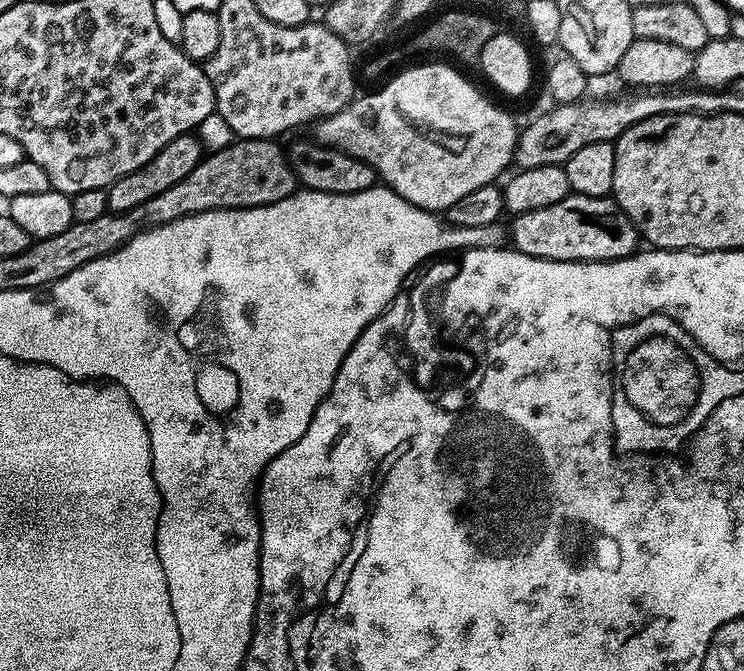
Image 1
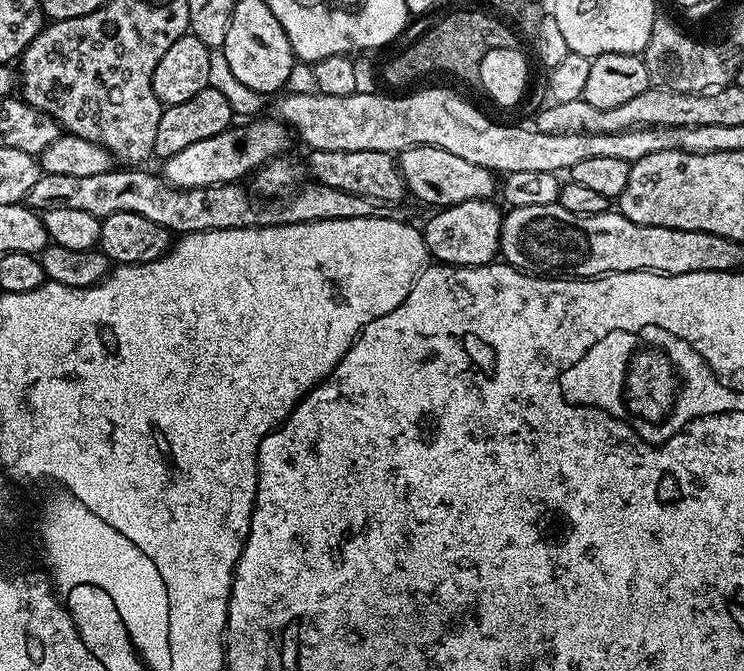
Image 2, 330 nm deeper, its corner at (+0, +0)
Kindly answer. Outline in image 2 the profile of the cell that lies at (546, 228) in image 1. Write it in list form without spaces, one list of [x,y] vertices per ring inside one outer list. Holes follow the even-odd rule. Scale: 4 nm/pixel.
[[[491,199],[467,200],[433,211],[433,216],[422,224],[429,257],[442,264],[454,264],[457,268],[477,268],[493,263],[500,251],[500,231],[504,216],[492,203]]]

